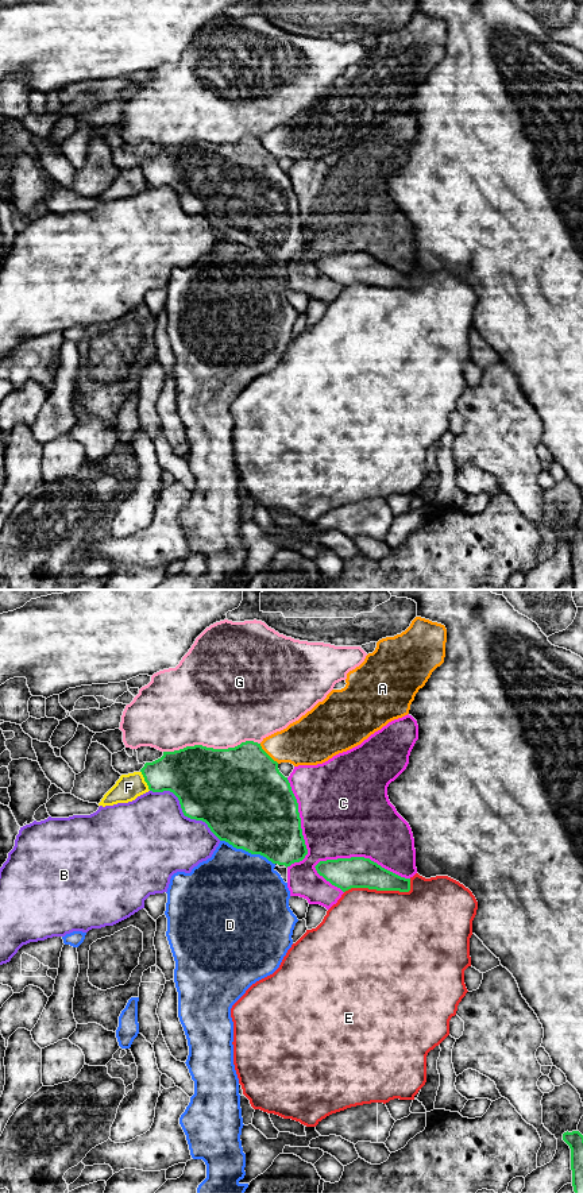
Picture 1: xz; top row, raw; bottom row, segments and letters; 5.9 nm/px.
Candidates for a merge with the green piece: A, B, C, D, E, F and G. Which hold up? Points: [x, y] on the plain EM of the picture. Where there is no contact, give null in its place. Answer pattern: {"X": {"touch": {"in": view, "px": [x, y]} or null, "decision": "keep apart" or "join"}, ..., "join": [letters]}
{"A": {"touch": {"in": "xz", "px": [267, 150]}, "decision": "keep apart"}, "B": {"touch": {"in": "xz", "px": [182, 207]}, "decision": "keep apart"}, "C": {"touch": {"in": "xz", "px": [362, 253]}, "decision": "keep apart"}, "D": {"touch": {"in": "xz", "px": [247, 246]}, "decision": "keep apart"}, "E": {"touch": {"in": "xz", "px": [382, 285]}, "decision": "keep apart"}, "F": {"touch": {"in": "xz", "px": [145, 176]}, "decision": "keep apart"}, "G": {"touch": {"in": "xz", "px": [211, 143]}, "decision": "keep apart"}, "join": []}

